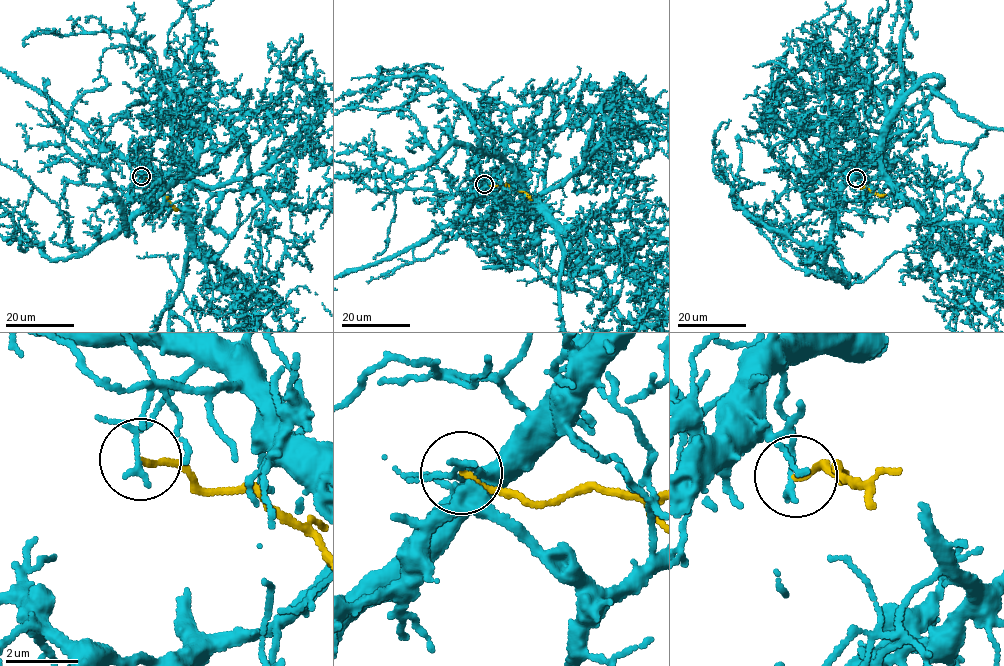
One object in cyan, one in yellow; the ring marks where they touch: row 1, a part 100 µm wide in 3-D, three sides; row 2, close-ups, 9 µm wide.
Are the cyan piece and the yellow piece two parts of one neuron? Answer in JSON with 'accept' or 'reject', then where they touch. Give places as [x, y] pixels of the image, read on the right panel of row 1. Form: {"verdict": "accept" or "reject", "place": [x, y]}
{"verdict": "reject", "place": [856, 178]}

